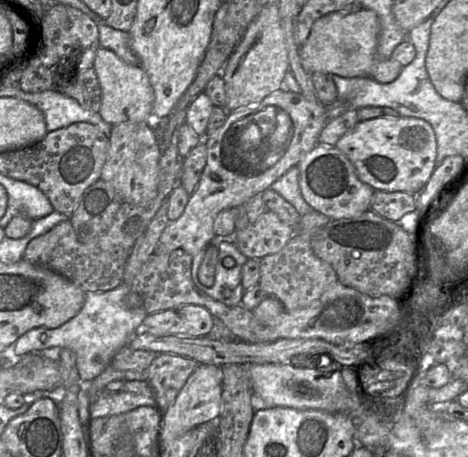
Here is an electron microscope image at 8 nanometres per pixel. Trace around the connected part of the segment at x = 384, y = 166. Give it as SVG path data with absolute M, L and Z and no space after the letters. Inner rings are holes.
M386 117L359 121L336 143L352 163L360 181L375 191L418 193L436 168L437 142L433 128L415 117Z

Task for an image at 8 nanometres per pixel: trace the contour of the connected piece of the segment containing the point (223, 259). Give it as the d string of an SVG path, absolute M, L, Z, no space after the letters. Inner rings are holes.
M216 238L216 240L210 245L201 249L192 258L191 277L193 283L198 289L207 294L212 299L220 301L226 304L227 306L238 306L242 303L243 294L245 292L245 289L241 285L241 271L243 265L246 263L248 258L240 252L236 244L230 238L222 238L222 239ZM210 245L215 245L217 247L218 260L215 265L214 283L212 286L205 286L199 281L198 270L206 254L206 250ZM224 288L229 288L232 290L232 296L230 298L225 298L223 296L222 291Z

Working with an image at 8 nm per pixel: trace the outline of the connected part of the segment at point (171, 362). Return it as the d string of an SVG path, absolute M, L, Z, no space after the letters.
M159 354L148 368L147 382L150 384L157 404L163 413L176 400L188 378L199 366L198 362L175 354Z

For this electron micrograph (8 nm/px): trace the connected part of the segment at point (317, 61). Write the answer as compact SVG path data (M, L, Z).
M362 8L355 13L332 12L317 19L306 42L299 48L302 66L309 72L335 74L345 78L370 77L381 84L393 82L400 74L402 66L392 58L380 59L377 56L377 42L381 25L377 14Z

